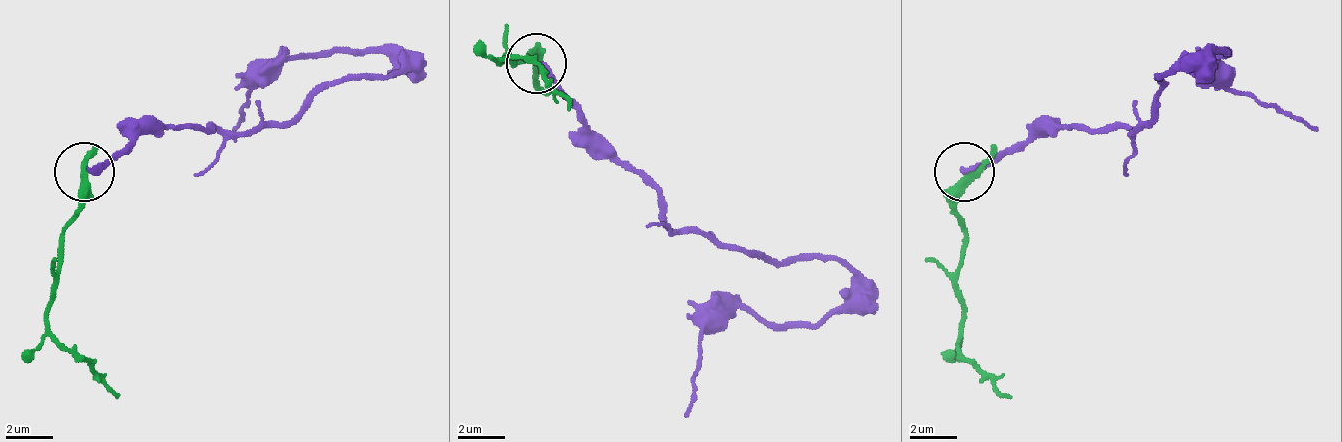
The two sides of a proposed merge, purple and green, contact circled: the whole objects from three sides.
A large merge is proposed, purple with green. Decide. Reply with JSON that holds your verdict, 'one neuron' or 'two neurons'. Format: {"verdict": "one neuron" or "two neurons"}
{"verdict": "two neurons"}

